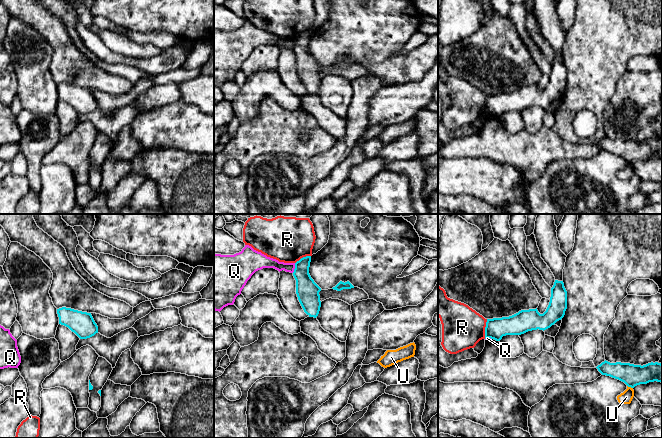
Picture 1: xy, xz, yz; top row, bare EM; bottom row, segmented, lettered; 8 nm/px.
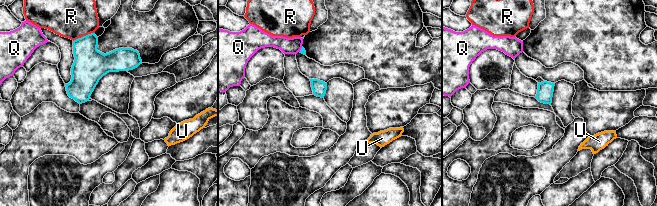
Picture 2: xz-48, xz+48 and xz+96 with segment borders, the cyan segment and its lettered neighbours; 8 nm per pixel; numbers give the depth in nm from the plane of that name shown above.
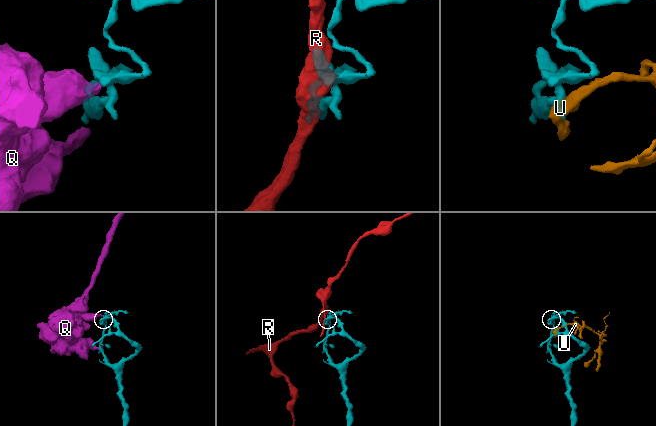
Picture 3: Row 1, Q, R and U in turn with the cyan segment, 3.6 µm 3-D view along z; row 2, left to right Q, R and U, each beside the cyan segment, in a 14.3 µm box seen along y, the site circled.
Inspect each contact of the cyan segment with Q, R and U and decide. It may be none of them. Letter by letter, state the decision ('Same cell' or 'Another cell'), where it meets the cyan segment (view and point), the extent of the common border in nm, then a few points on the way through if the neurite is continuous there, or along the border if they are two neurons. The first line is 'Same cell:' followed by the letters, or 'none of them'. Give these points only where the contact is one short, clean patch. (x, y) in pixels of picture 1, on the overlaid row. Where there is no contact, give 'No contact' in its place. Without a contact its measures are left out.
Same cell: none of them
Q: Another cell. Touches cyan at xz (295, 268). Shared border 80 nm. Boundary: xz (295, 263), (295, 268), (292, 272)
R: Another cell. Touches cyan at yz (485, 329). Shared border 160 nm. Boundary: yz (487, 319), (484, 338)
U: Another cell. Touches cyan at yz (630, 386). Shared border 50 nm. Boundary: yz (627, 385), (632, 388)

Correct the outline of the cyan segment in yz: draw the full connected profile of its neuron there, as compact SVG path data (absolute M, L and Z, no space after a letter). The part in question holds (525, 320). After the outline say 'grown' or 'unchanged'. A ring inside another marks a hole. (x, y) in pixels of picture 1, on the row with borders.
M555 280L549 305L543 314L536 309L521 310L502 318L487 319L485 339L500 341L506 335L521 335L532 330L546 330L561 320L567 309L567 291L563 281Z; unchanged

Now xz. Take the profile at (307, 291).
M311 256L303 257L297 261L293 276L296 280L296 294L304 312L309 317L316 318L321 307L319 295L321 288L309 274L310 262Z; unchanged

